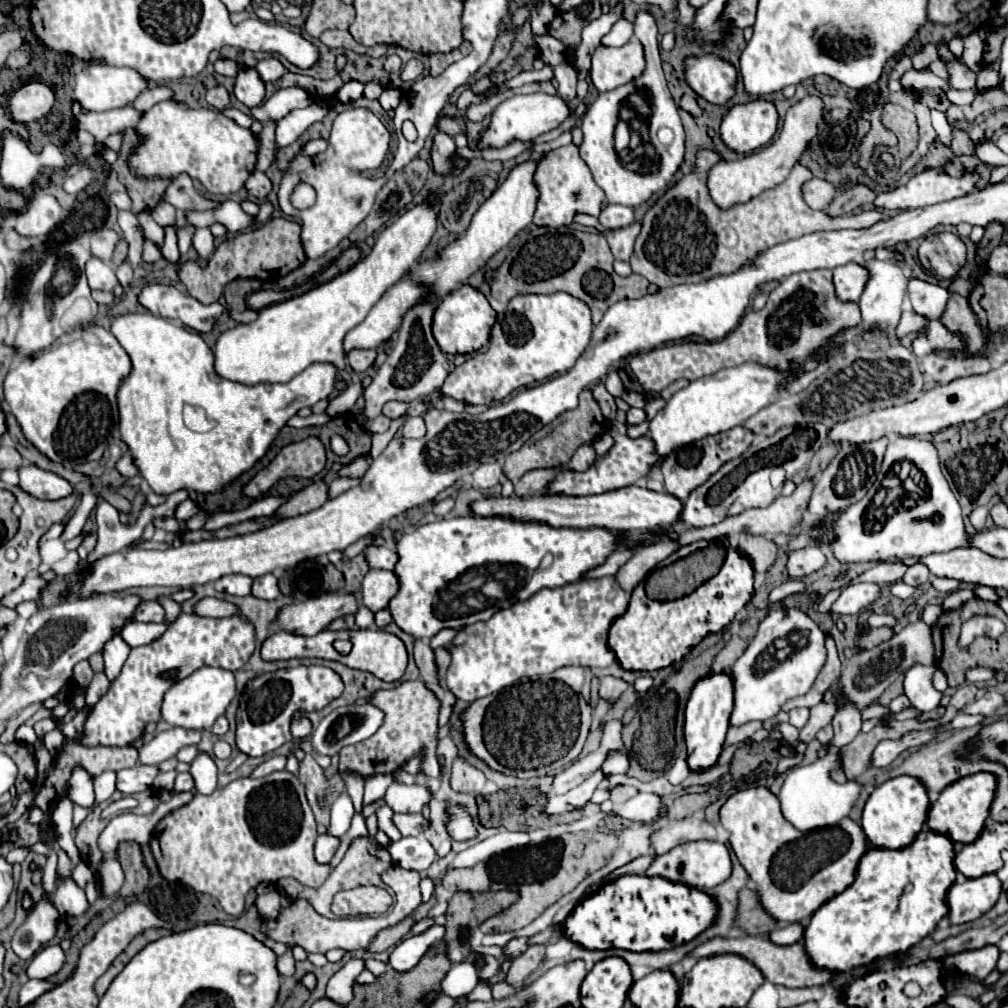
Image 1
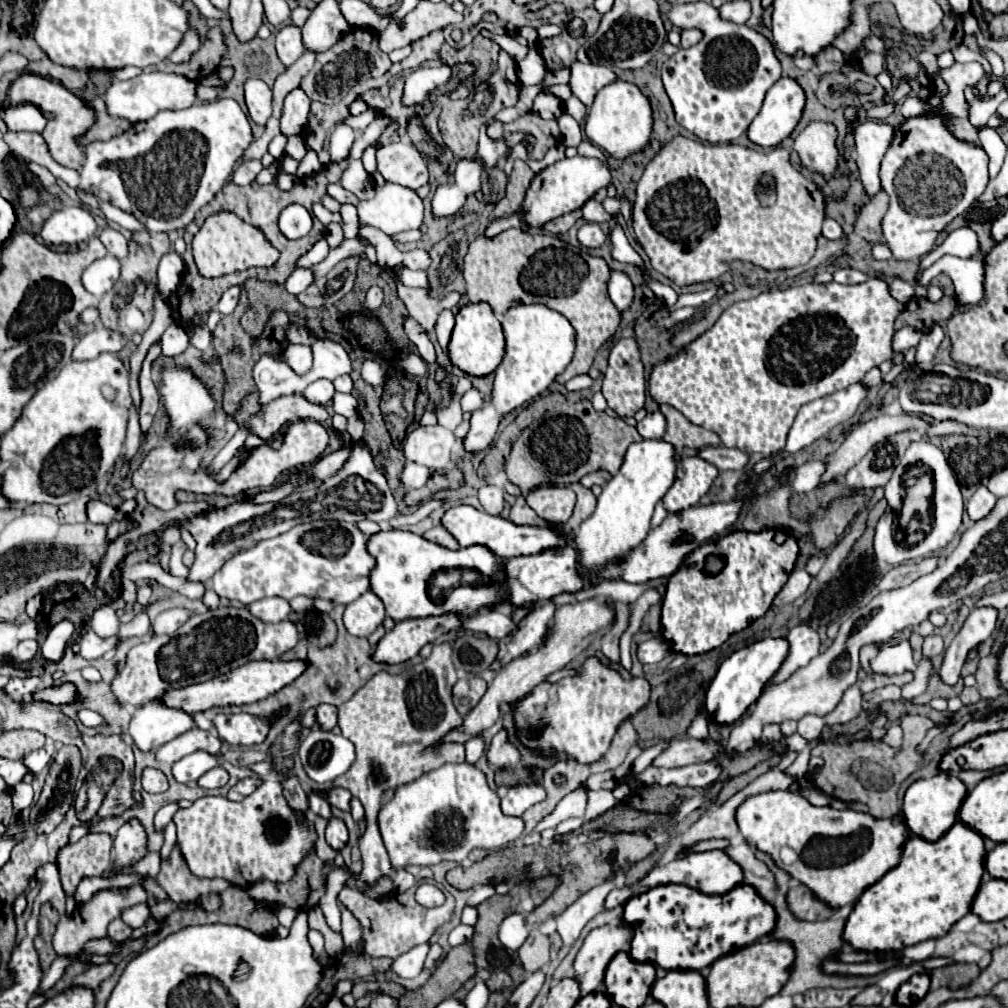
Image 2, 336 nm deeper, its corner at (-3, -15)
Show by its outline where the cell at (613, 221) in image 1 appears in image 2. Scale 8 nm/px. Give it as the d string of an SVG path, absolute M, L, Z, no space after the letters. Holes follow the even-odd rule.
M590 222L590 224L580 226L580 230L578 230L578 240L580 240L580 244L584 244L584 246L588 246L588 248L598 248L598 246L604 244L606 234L602 232L602 228L600 228L598 224Z

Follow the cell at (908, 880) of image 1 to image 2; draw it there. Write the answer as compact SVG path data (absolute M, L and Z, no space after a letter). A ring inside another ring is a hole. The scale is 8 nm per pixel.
M956 822L940 840L926 842L922 838L910 838L902 846L902 856L896 868L888 870L876 884L864 890L860 900L850 912L842 938L858 952L900 952L906 946L930 938L942 938L962 916L970 912L972 898L980 886L984 874L984 838L962 822Z

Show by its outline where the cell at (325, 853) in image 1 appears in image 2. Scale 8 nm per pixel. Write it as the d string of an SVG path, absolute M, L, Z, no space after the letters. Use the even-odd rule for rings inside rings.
M330 818L328 828L326 828L326 842L334 848L334 850L342 850L348 844L348 830L344 826L342 820L338 818Z

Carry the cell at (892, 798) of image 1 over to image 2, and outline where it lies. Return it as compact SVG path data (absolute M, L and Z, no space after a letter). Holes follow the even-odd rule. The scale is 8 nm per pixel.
M944 772L934 778L928 778L928 780L916 780L904 794L902 818L906 820L906 826L912 834L916 834L928 842L936 842L956 822L956 814L958 814L958 808L960 808L964 796L966 796L964 784L958 778L948 776Z

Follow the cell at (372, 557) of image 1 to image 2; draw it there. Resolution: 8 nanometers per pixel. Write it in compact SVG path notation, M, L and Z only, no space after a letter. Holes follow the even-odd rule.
M318 520L310 524L298 524L292 530L258 542L254 548L248 548L234 558L230 558L212 578L212 588L220 598L228 598L230 602L240 604L252 604L266 596L280 596L284 600L292 600L300 594L312 596L312 598L326 598L336 604L350 604L358 596L362 596L370 588L370 572L376 566L376 560L372 560L372 554L366 548L368 538L360 532L356 524L350 522L328 522Z

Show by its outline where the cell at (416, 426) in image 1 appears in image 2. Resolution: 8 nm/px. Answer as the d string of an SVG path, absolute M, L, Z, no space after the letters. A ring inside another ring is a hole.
M440 424L418 426L404 440L404 456L410 462L442 470L450 462L454 442L454 434Z

